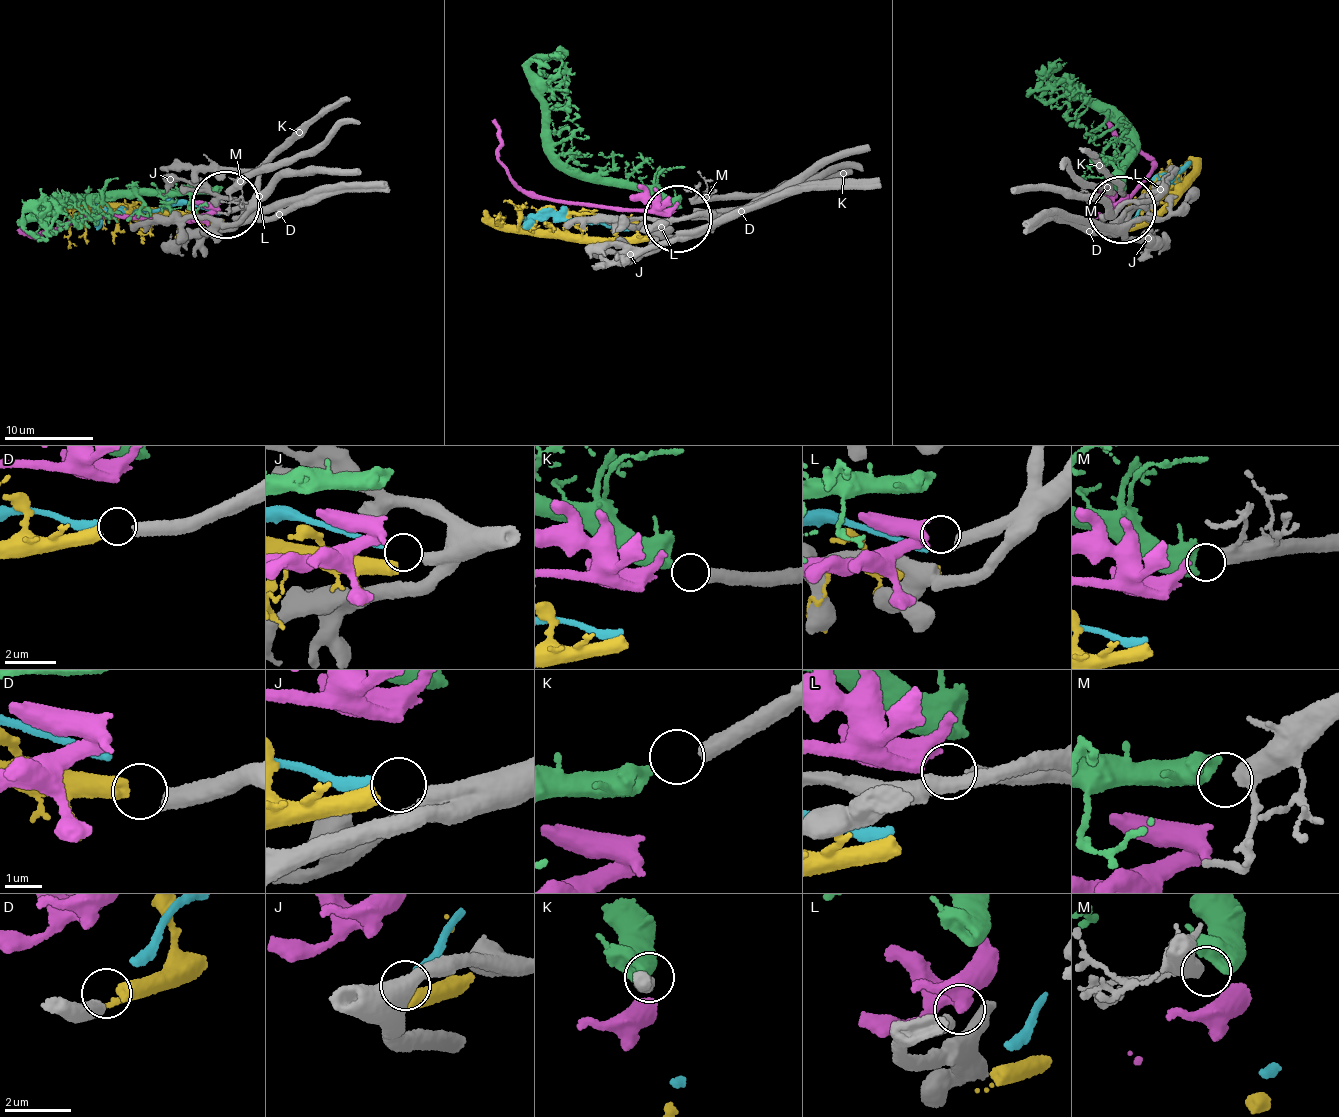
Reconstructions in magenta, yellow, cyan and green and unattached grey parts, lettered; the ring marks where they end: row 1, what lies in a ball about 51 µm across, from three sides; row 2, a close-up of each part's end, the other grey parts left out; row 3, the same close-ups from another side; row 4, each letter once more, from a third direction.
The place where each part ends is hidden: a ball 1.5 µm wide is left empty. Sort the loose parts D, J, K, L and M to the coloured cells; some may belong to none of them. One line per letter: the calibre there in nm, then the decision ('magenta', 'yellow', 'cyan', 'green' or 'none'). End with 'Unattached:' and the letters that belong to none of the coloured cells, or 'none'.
D: 440 nm | yellow
J: 400 nm | none
K: 480 nm | none
L: 440 nm | magenta
M: 400 nm | green
Unattached: J, K

